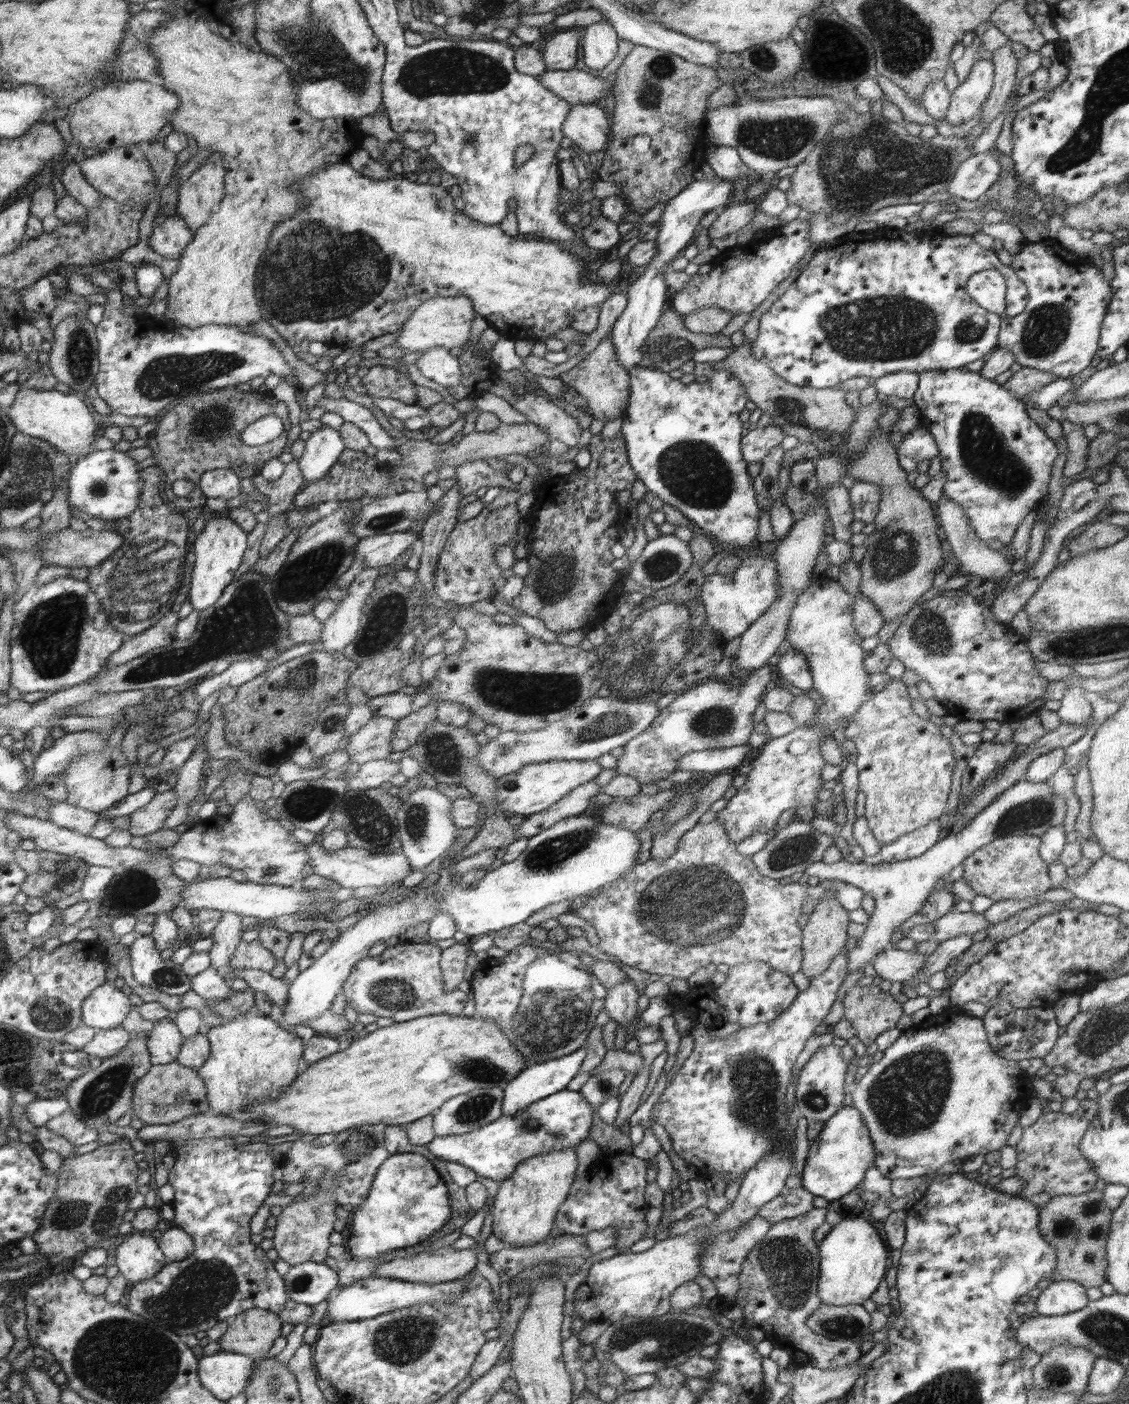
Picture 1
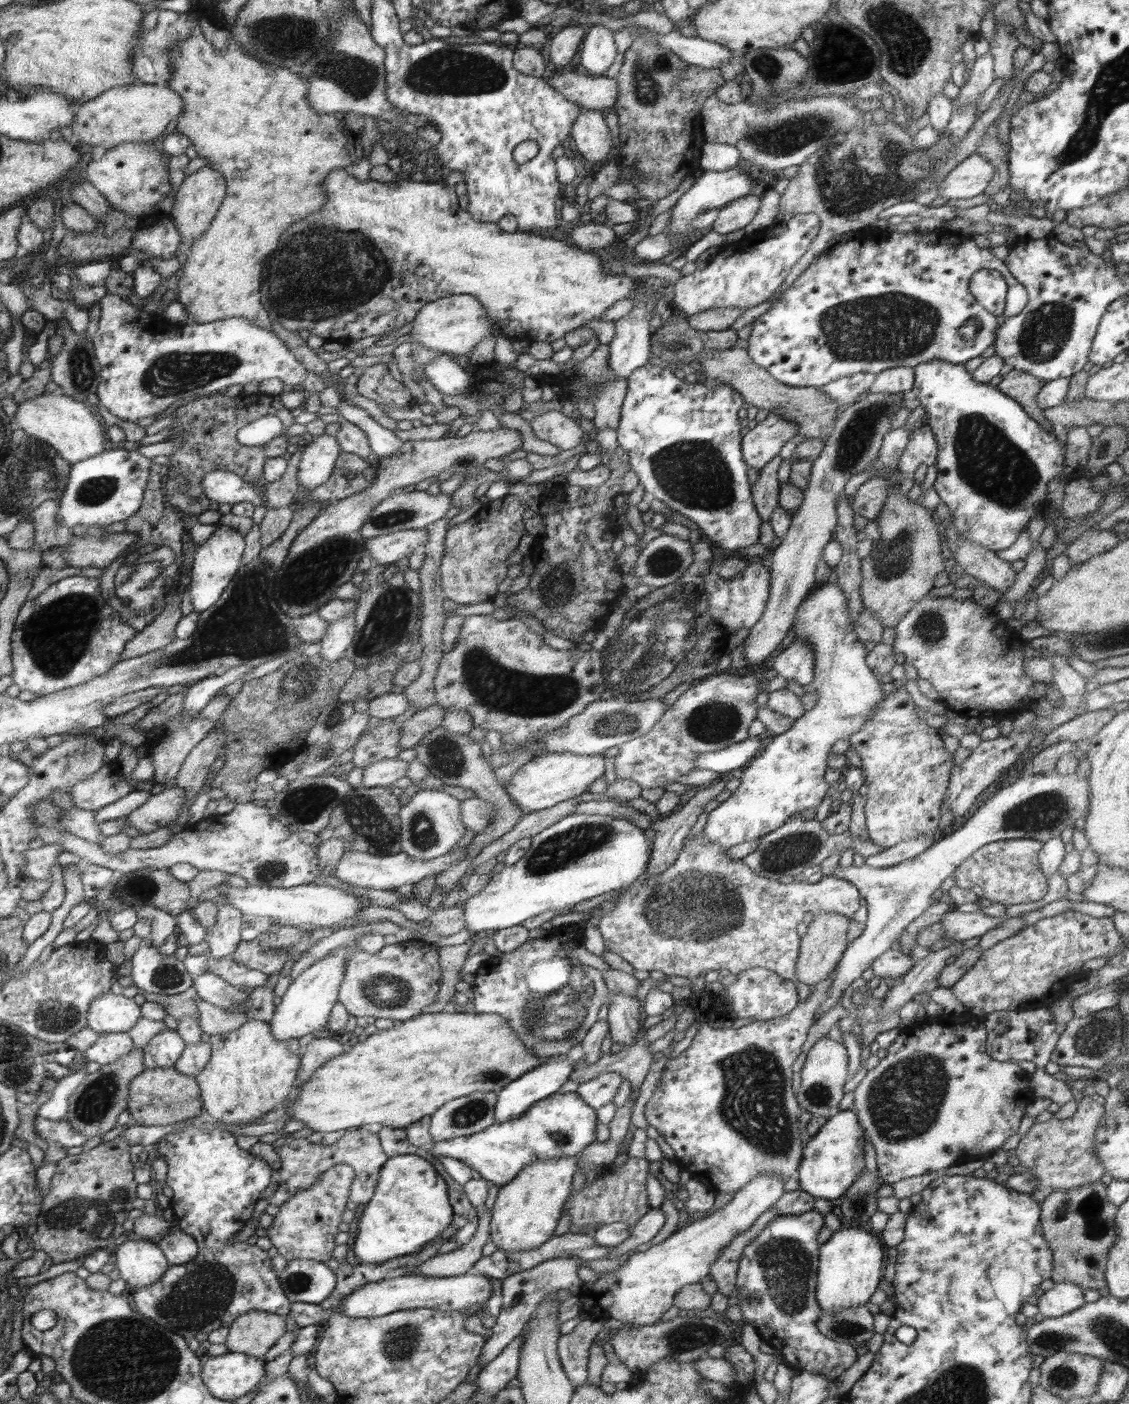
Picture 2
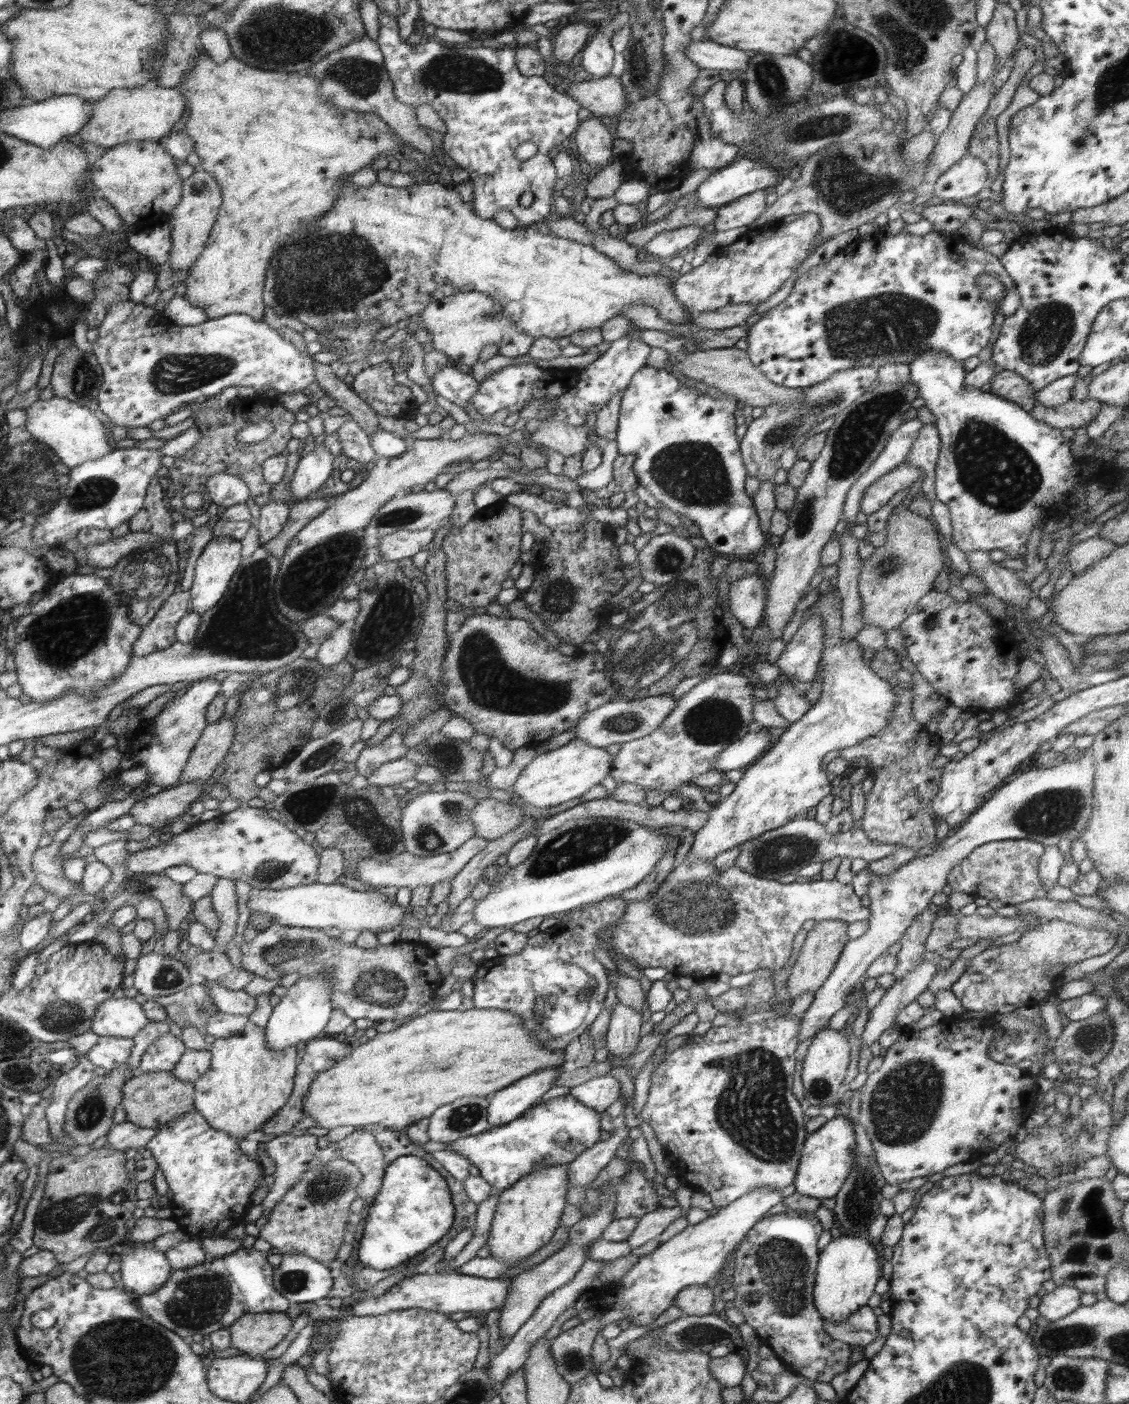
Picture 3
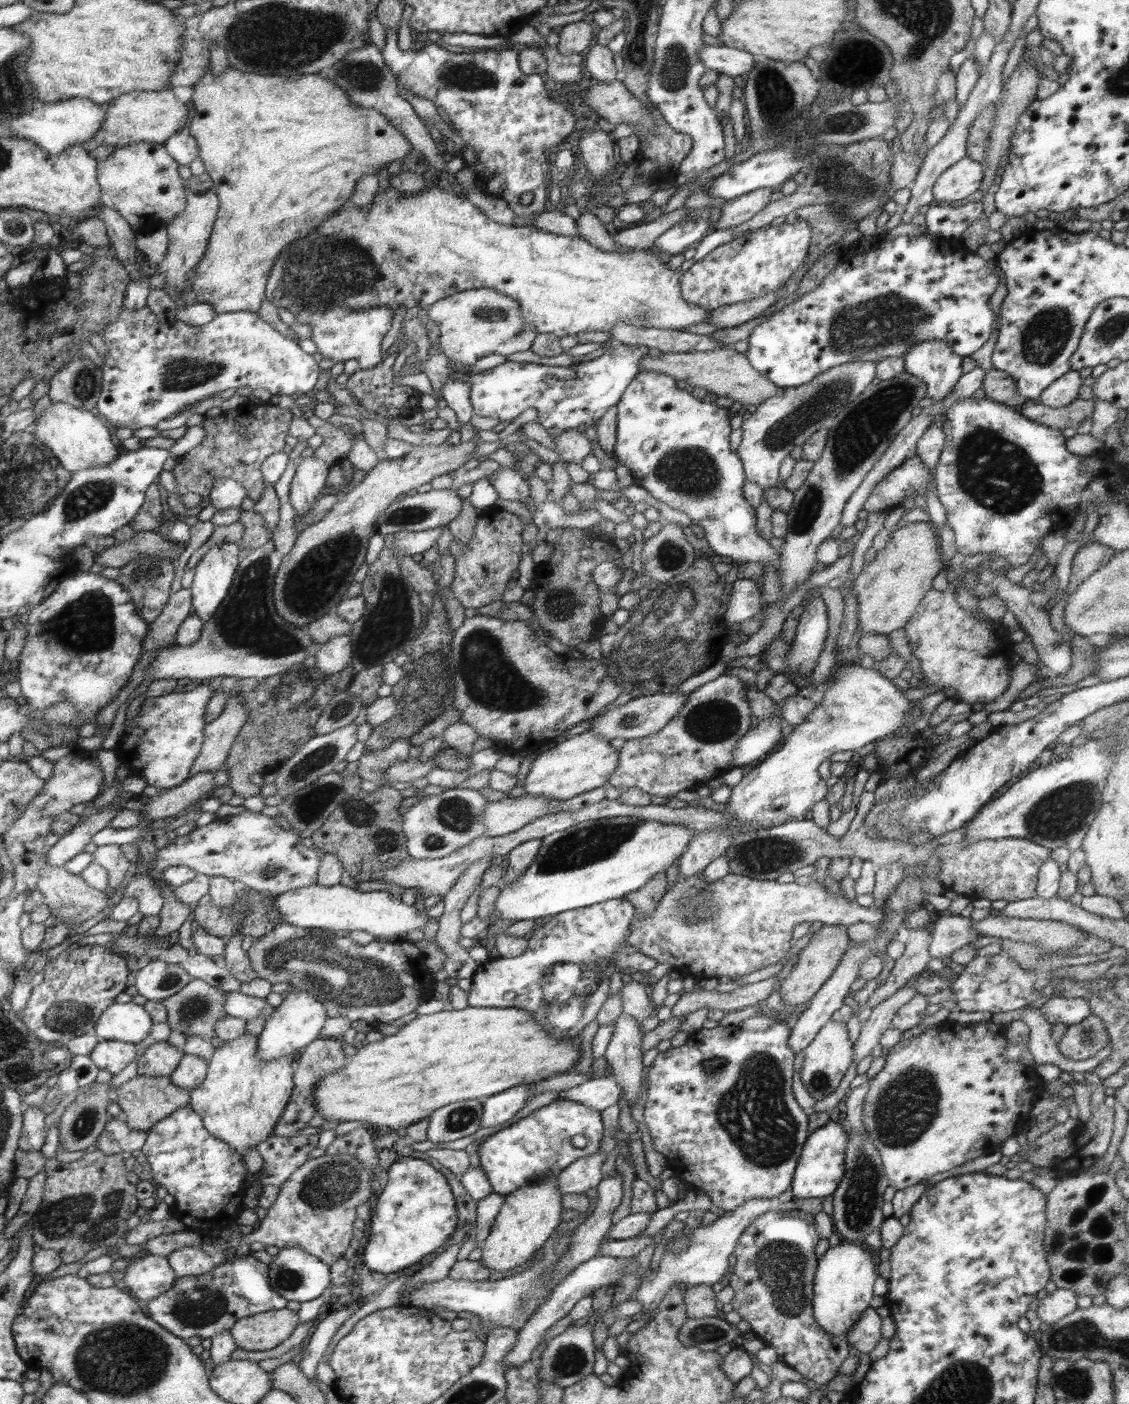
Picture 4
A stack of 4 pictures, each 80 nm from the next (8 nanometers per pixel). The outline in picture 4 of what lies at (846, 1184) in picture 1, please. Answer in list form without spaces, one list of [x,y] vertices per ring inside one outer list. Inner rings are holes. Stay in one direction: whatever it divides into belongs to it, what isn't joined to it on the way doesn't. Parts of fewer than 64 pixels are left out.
[[[833,1119],[822,1126],[822,1128],[810,1132],[806,1142],[803,1144],[800,1156],[798,1157],[798,1164],[794,1171],[791,1184],[793,1198],[825,1198],[836,1190],[838,1183],[845,1175],[844,1151],[847,1142],[848,1133],[845,1131],[842,1122]]]

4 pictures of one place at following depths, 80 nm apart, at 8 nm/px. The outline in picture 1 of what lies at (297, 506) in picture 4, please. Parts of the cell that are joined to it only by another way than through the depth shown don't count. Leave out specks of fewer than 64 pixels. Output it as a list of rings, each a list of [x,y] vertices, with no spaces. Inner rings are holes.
[[[322,425],[305,440],[305,449],[299,460],[299,468],[306,484],[324,478],[340,458],[346,445],[335,429]]]

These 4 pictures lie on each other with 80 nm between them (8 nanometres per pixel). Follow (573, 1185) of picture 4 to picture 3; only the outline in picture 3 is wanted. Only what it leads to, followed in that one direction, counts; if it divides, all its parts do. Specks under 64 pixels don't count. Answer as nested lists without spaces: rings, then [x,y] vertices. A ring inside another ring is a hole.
[[[622,1113],[612,1120],[616,1130],[611,1133],[611,1137],[605,1141],[597,1142],[592,1148],[585,1150],[571,1163],[568,1163],[569,1184],[585,1187],[589,1190],[593,1179],[616,1156],[620,1142],[628,1136],[628,1127],[624,1121],[624,1113]]]

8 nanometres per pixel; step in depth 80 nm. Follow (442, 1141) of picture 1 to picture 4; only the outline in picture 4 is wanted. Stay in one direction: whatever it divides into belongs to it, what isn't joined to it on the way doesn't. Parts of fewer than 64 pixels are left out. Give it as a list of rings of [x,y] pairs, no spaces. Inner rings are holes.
[[[558,1098],[494,1135],[482,1138],[486,1140],[480,1144],[480,1166],[488,1175],[494,1193],[510,1194],[534,1180],[542,1180],[551,1174],[559,1175],[573,1162],[599,1151],[605,1133],[600,1111],[573,1100]],[[576,1134],[587,1139],[584,1148],[576,1148],[572,1144],[572,1137]]]

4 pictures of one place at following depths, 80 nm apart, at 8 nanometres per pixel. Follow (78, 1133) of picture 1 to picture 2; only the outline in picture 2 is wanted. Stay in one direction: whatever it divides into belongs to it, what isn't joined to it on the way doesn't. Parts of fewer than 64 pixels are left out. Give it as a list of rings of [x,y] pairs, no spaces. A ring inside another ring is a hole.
[[[36,1117],[34,1130],[42,1140],[59,1142],[61,1146],[72,1148],[72,1146],[83,1146],[88,1140],[87,1136],[78,1134],[73,1126],[69,1125],[67,1117],[62,1120],[50,1120],[44,1117]]]

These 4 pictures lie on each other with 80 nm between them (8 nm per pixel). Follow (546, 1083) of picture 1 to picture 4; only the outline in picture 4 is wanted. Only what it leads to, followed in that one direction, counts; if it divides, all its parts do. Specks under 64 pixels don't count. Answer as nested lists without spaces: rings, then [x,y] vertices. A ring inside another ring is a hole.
[[[532,1084],[516,1086],[514,1089],[494,1094],[481,1100],[482,1116],[481,1128],[498,1126],[512,1118],[518,1110],[524,1108],[526,1101],[532,1098]]]

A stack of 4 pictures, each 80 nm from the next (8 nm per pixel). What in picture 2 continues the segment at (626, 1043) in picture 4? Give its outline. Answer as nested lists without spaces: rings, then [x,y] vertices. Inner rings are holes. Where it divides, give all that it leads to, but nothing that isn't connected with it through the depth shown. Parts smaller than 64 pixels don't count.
[[[609,994],[608,1025],[613,1044],[631,1046],[642,1028],[643,1014],[637,996]]]

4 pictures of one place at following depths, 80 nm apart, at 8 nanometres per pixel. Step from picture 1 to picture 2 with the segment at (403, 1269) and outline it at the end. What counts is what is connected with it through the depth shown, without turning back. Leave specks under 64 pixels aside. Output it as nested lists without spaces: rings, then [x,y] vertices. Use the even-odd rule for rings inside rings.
[[[484,1207],[478,1215],[478,1228],[472,1238],[456,1250],[434,1255],[420,1262],[411,1275],[429,1277],[453,1277],[471,1273],[473,1266],[482,1258],[482,1247],[490,1238],[491,1212]]]

